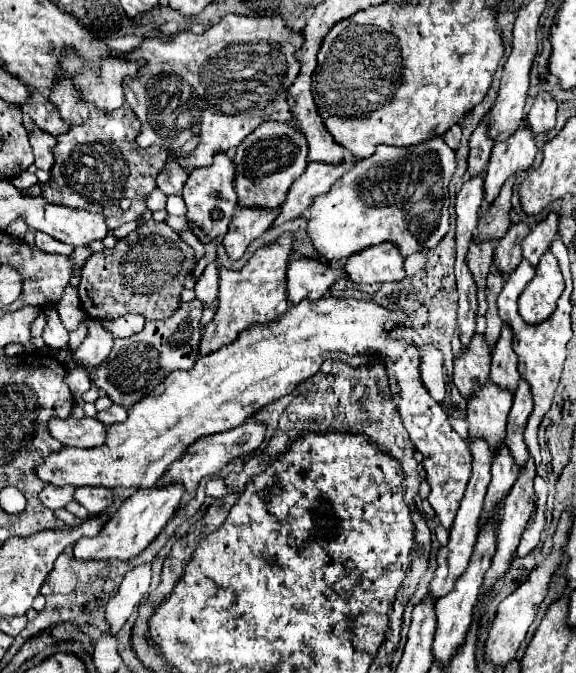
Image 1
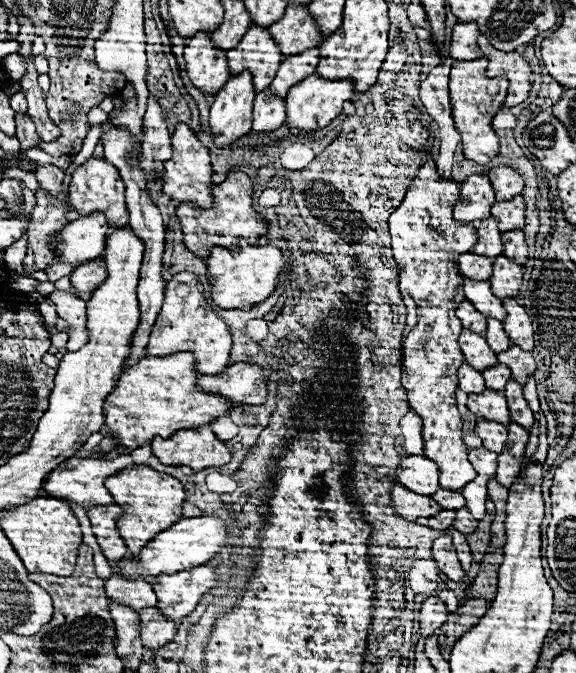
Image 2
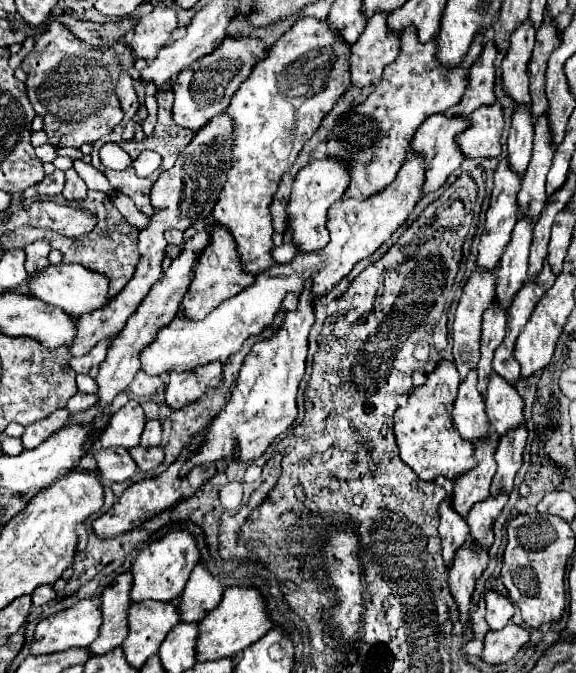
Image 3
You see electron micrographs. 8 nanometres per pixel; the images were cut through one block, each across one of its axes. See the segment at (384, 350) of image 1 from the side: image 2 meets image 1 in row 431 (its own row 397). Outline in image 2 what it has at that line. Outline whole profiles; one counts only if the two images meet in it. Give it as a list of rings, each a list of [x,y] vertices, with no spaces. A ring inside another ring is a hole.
[[[426,160],[412,180],[412,186],[406,190],[402,204],[388,218],[392,252],[400,268],[400,292],[408,308],[408,320],[402,332],[402,386],[408,394],[410,410],[422,418],[424,456],[438,466],[440,488],[448,490],[460,490],[476,478],[476,472],[468,462],[468,448],[462,442],[462,418],[454,398],[458,384],[456,370],[464,364],[460,346],[456,344],[462,324],[454,312],[460,302],[466,300],[460,288],[464,276],[458,272],[456,256],[460,256],[460,252],[470,252],[478,234],[472,224],[454,222],[452,210],[458,200],[460,184],[442,178],[434,160]],[[178,352],[172,356],[144,356],[144,360],[132,368],[126,368],[104,404],[108,430],[118,440],[118,446],[134,450],[148,444],[154,436],[168,438],[178,430],[206,426],[218,416],[228,416],[236,404],[224,396],[202,392],[196,386],[196,380],[196,362],[190,352]]]

